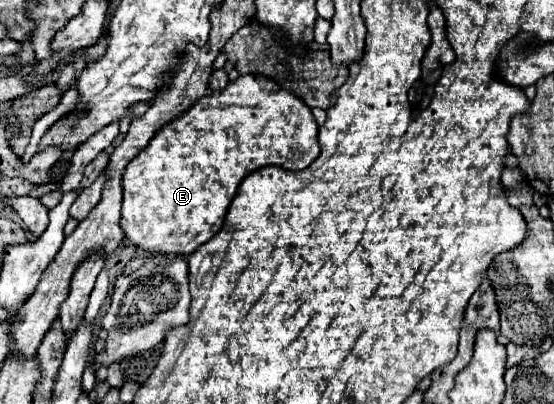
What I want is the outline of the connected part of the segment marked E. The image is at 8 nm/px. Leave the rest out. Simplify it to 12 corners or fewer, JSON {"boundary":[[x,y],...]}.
{"boundary":[[238,76],[126,166],[138,250],[192,254],[248,174],[318,156],[310,108]]}

